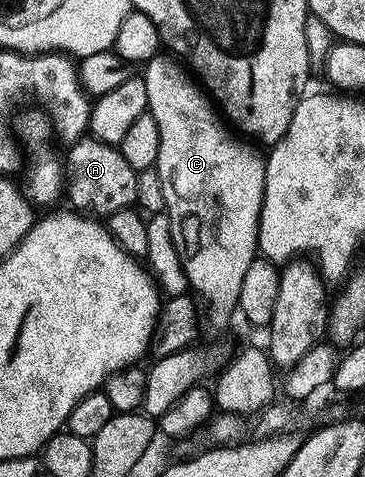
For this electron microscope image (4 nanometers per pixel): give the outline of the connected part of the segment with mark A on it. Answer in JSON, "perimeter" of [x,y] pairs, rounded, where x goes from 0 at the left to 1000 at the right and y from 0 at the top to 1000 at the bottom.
{"perimeter":[[[216,294],[189,308],[192,314],[181,323],[181,340],[175,331],[175,382],[186,392],[186,407],[192,398],[192,423],[189,430],[200,434],[205,442],[214,444],[244,444],[258,453],[279,453],[268,449],[282,449],[282,453],[299,453],[304,449],[321,447],[323,440],[353,440],[370,430],[378,421],[375,411],[375,382],[378,382],[378,363],[381,358],[367,356],[353,344],[351,335],[340,335],[332,312],[315,310],[310,304],[288,302],[266,294]]]}

